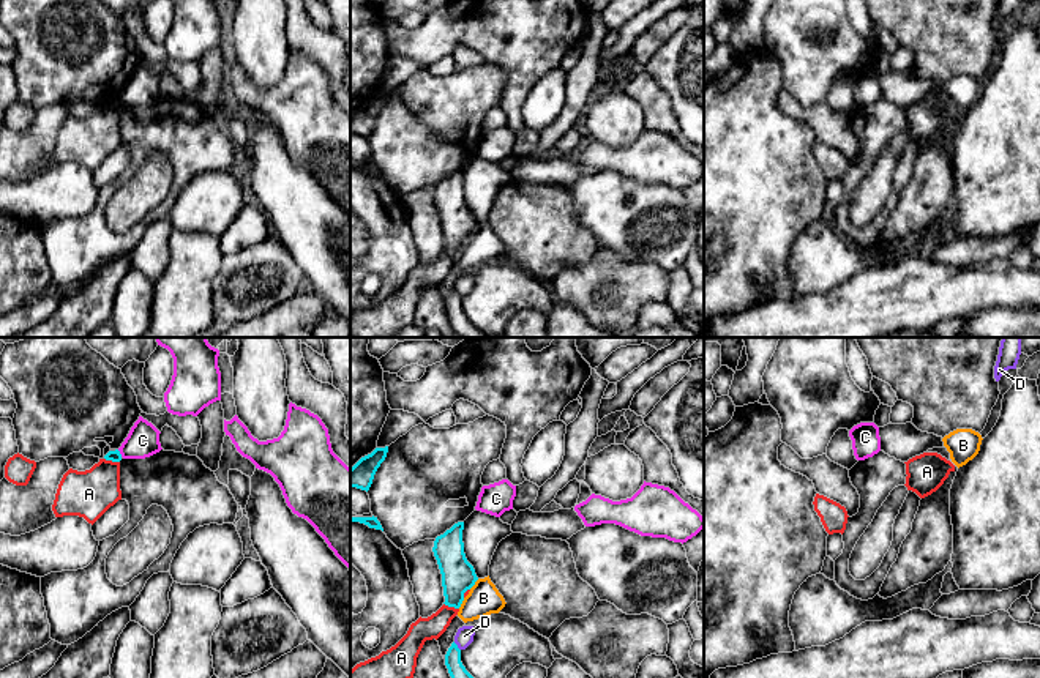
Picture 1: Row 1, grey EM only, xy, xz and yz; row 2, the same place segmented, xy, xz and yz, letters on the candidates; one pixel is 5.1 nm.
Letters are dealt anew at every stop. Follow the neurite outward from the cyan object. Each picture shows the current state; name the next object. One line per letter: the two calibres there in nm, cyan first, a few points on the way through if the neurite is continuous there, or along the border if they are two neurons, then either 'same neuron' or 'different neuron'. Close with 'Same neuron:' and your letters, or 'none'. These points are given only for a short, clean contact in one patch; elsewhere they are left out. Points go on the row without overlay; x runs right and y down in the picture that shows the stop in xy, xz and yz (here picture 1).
A: calibres 60 and 240 nm; different neuron
B: calibres 170 and 160 nm; border xz (478, 226), (469, 235); different neuron
C: calibres 60 and 160 nm; border xy (117, 96), (122, 103); different neuron
D: calibres 120 and 90 nm; border xz (453, 289), (460, 297); different neuron
Same neuron: none

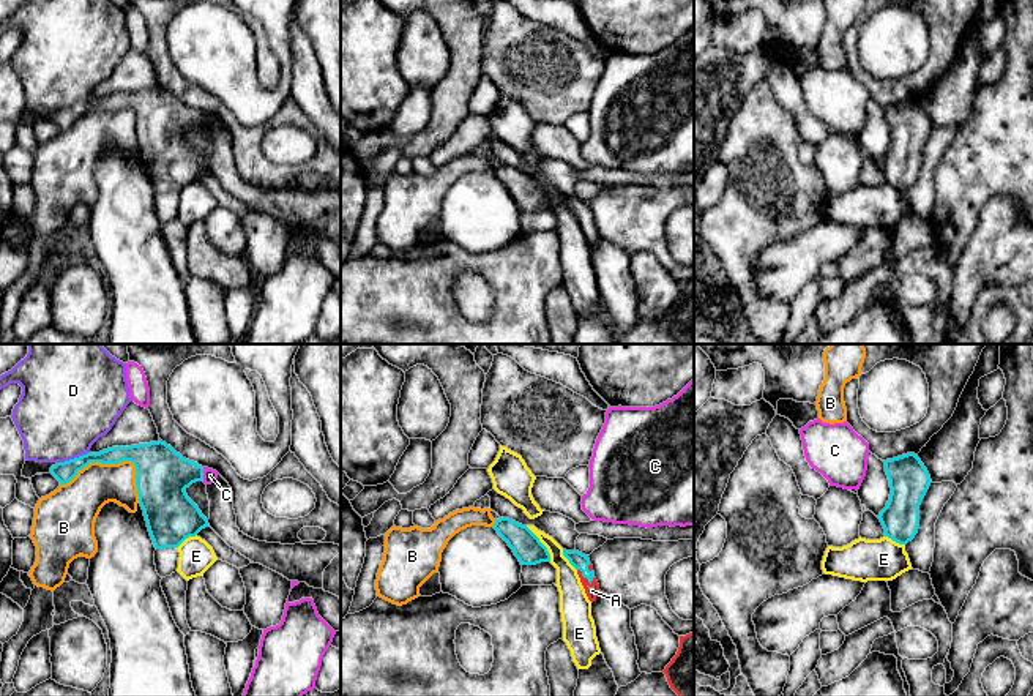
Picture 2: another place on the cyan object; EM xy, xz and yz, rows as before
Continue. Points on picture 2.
A: calibres 90 and 70 nm; way xz (579, 207), (584, 213), (584, 223), (592, 237); same neuron
B: calibres 260 and 220 nm; different neuron
C: calibres 260 and 70 nm; border xy (202, 114), (204, 127); different neuron
D: calibres 100 and 460 nm; different neuron
E: calibres 150 and 120 nm; border xz (525, 172), (546, 194), (551, 207); different neuron
Same neuron: A

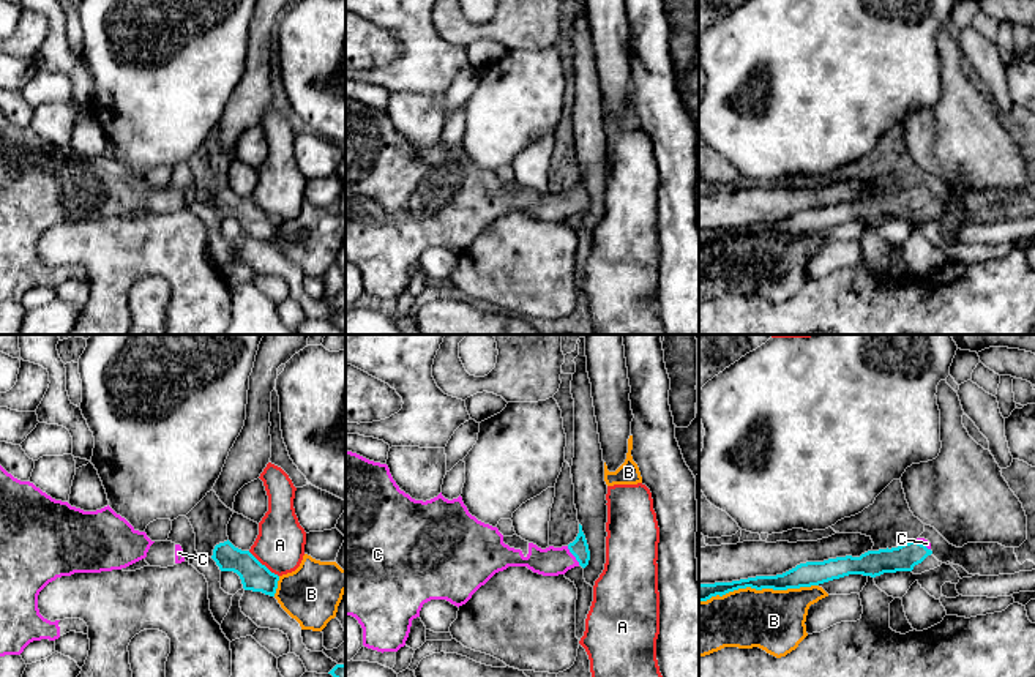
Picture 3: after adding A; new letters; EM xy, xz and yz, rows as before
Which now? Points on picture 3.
A: calibres 150 and 260 nm; different neuron
B: calibres 120 and 320 nm; different neuron
C: calibres 90 and 140 nm; way xz (579, 194), (573, 201), (552, 207); same neuron
Same neuron: C

